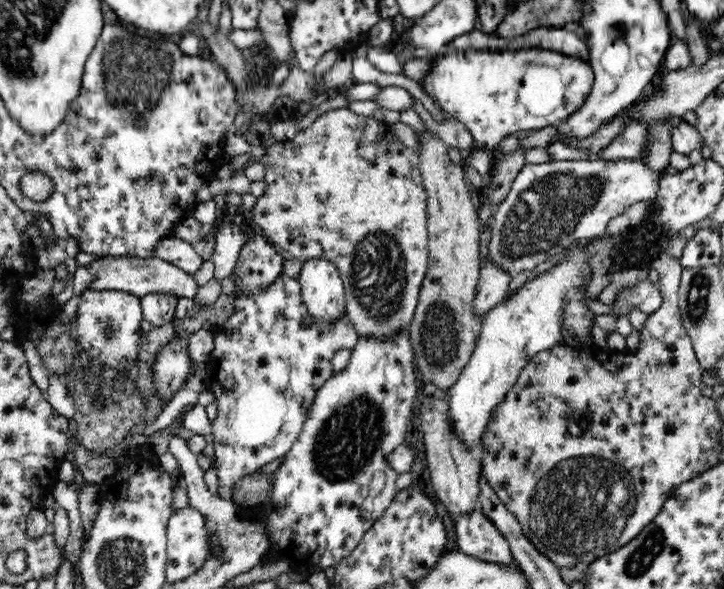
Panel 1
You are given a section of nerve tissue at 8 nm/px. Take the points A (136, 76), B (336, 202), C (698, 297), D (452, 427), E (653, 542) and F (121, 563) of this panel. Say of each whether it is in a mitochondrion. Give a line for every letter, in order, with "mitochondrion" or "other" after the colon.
A: mitochondrion
B: other
C: mitochondrion
D: other
E: mitochondrion
F: mitochondrion

